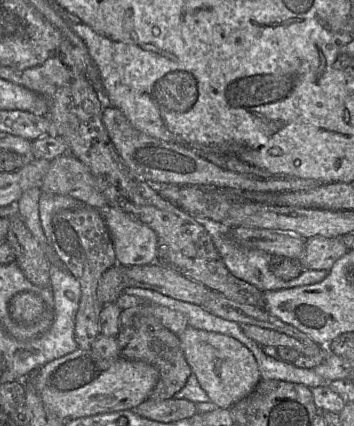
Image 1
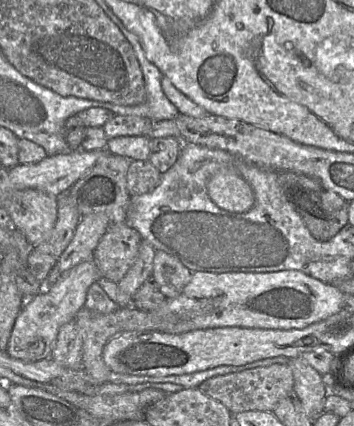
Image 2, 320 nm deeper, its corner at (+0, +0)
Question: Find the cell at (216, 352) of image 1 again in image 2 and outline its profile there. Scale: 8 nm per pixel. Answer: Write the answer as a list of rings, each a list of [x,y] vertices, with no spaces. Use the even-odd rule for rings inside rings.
[[[162,250],[156,251],[152,275],[167,299],[179,296],[192,278],[186,266]]]

